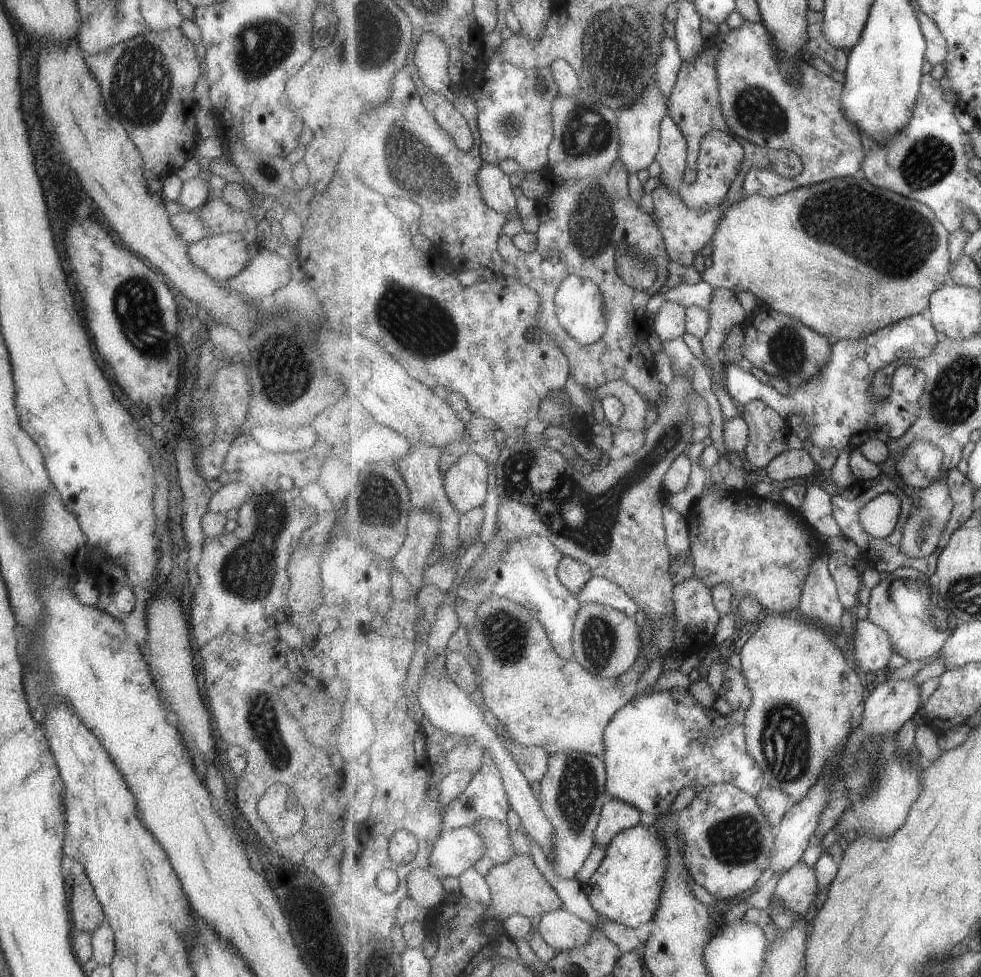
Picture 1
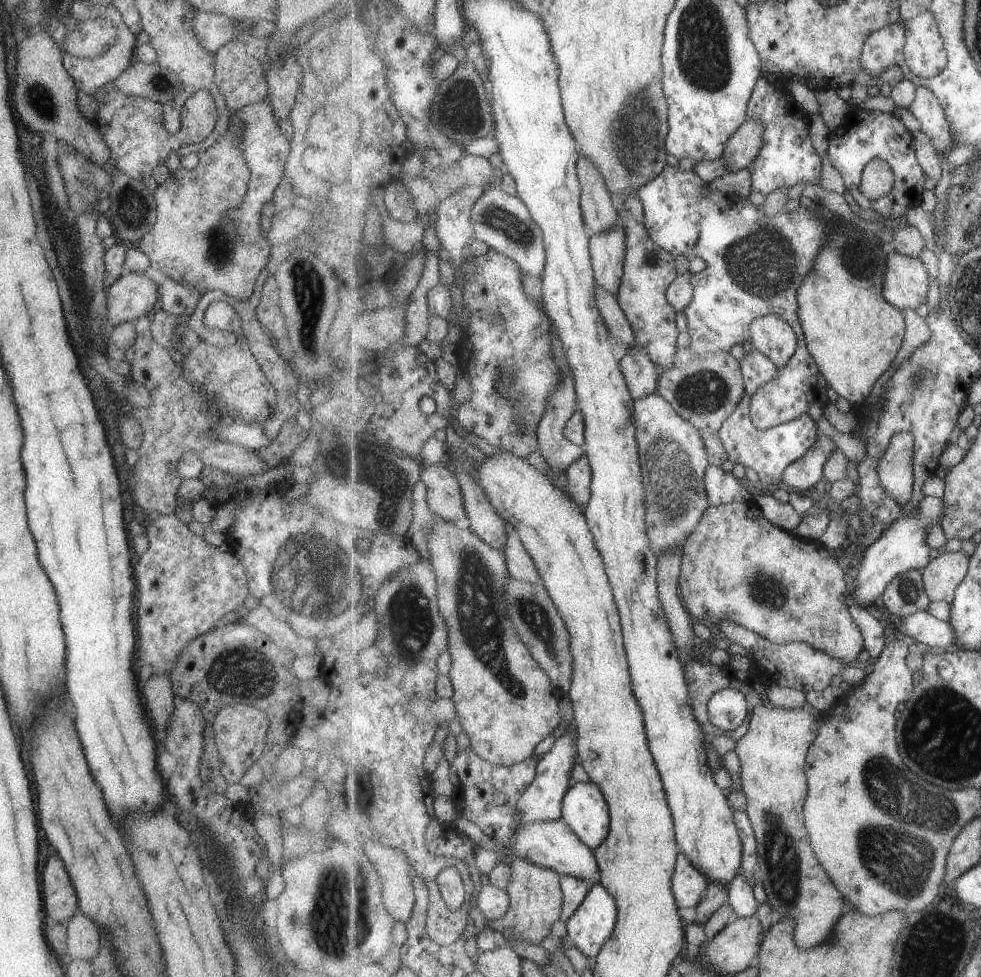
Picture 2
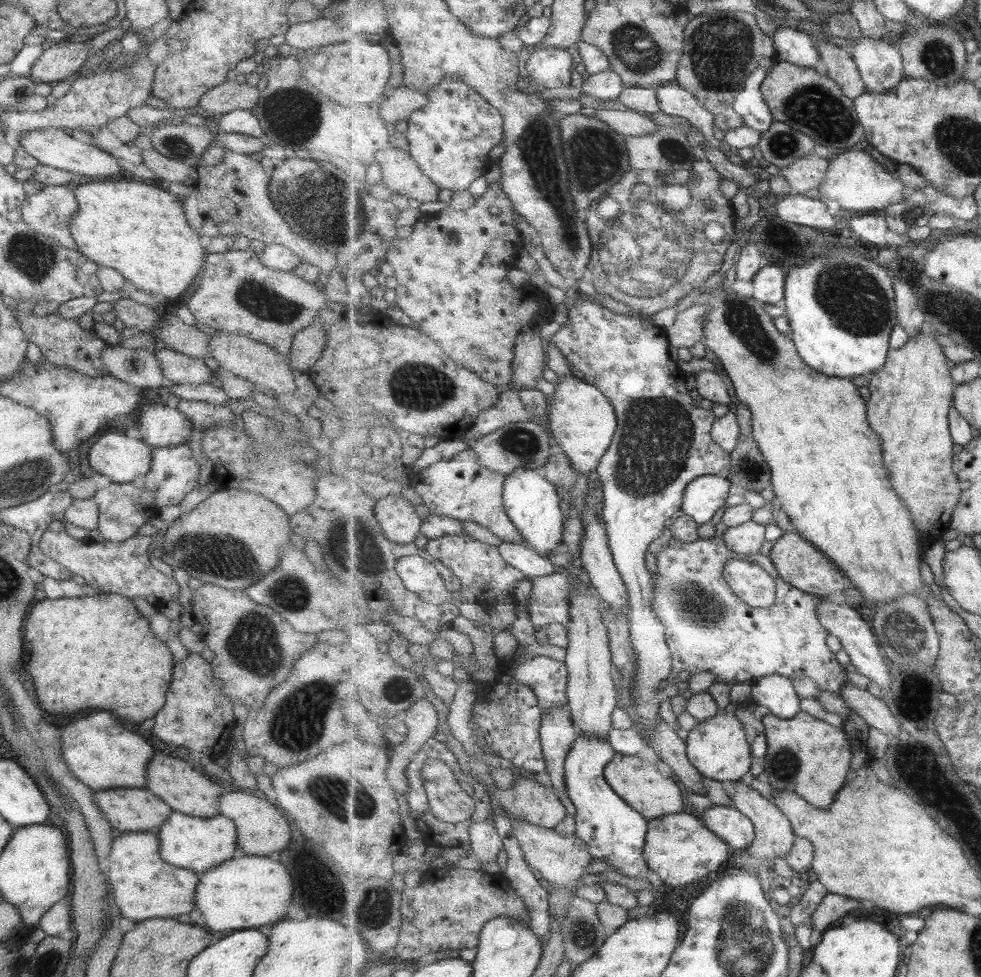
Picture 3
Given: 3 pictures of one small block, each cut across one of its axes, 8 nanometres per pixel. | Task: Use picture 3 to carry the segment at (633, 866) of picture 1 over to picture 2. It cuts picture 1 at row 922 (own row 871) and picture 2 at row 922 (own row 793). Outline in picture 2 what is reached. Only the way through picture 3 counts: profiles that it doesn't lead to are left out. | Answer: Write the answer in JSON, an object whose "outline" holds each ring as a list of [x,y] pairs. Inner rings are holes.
{"outline":[[[599,882],[590,888],[583,904],[568,920],[566,937],[588,958],[596,958],[615,934],[617,922],[618,899]]]}

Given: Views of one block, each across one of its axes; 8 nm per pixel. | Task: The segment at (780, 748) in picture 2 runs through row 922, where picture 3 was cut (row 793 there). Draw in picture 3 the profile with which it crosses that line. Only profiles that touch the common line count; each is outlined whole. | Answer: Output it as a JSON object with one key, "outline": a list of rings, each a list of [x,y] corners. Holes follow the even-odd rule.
{"outline":[[[805,711],[789,720],[769,714],[764,719],[764,726],[767,753],[762,761],[763,772],[774,791],[796,792],[817,808],[826,809],[851,775],[853,748],[847,732]]]}

